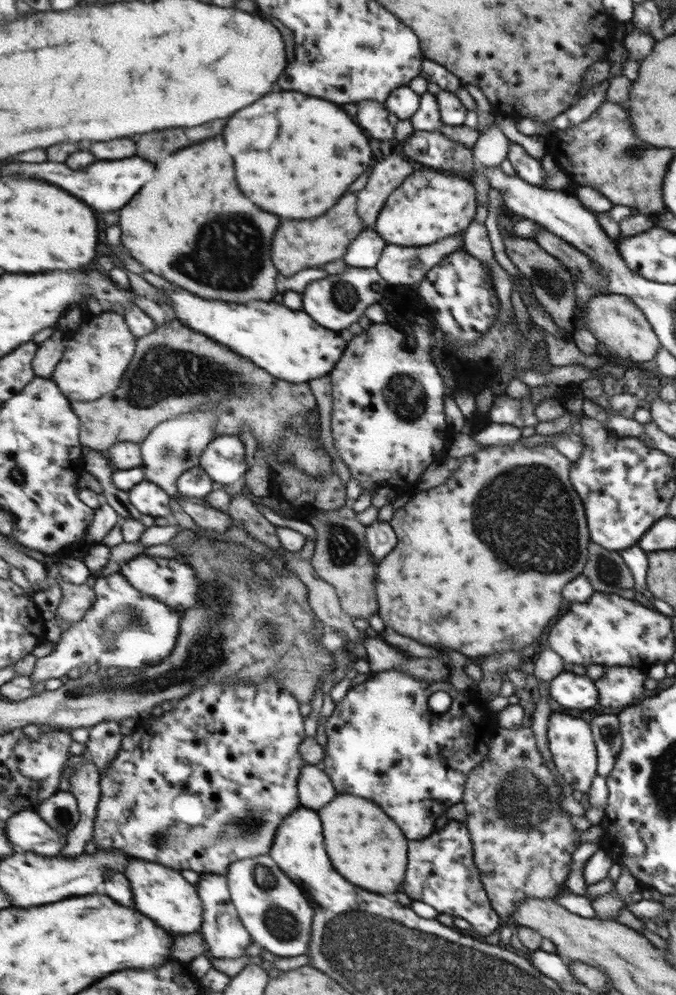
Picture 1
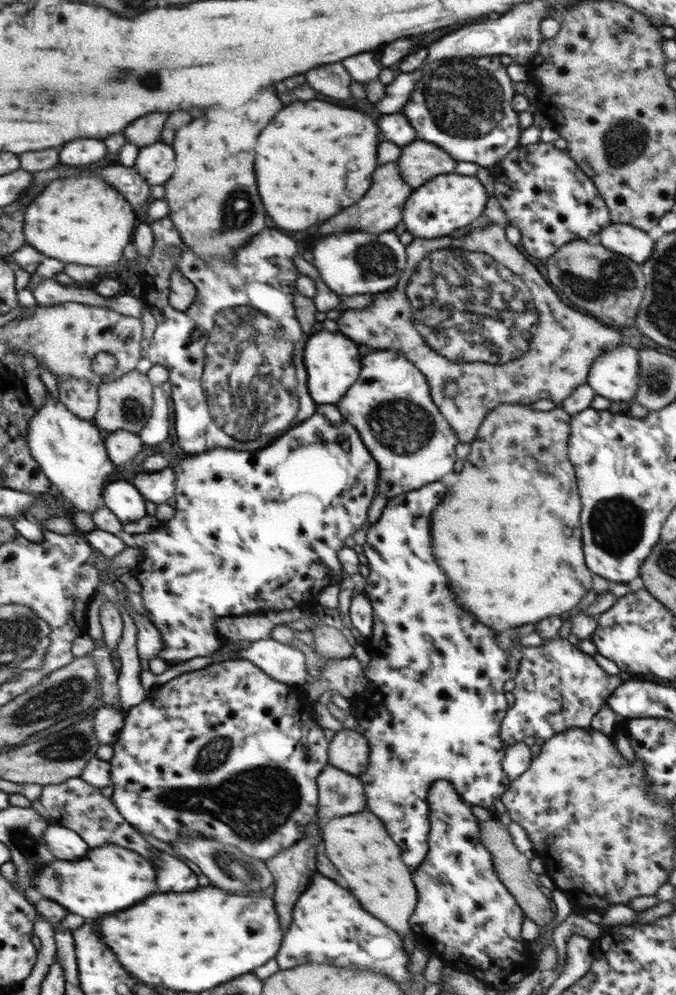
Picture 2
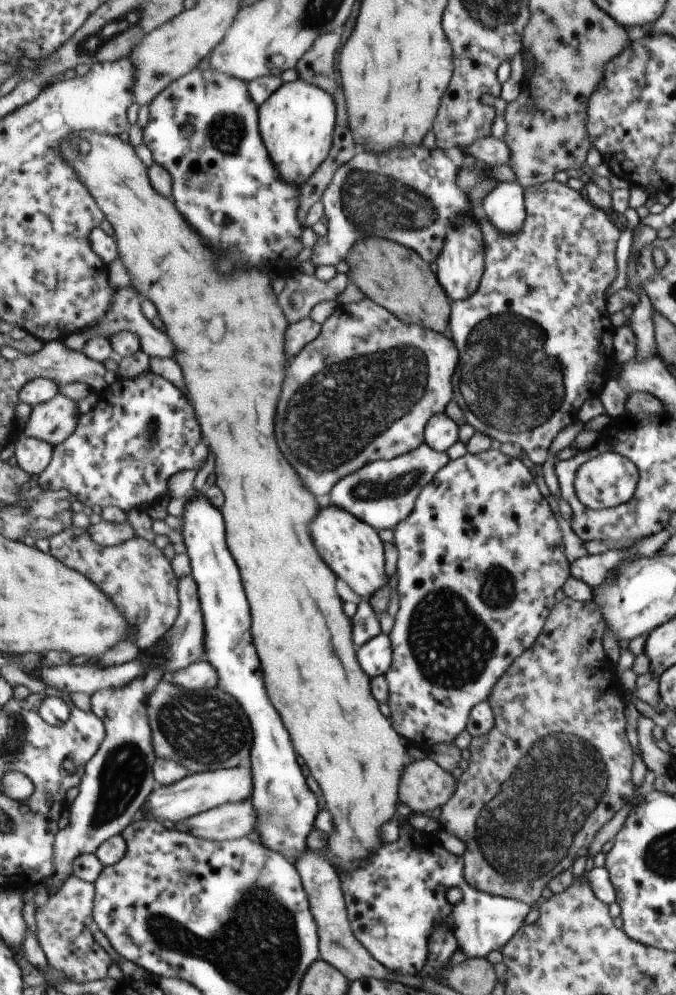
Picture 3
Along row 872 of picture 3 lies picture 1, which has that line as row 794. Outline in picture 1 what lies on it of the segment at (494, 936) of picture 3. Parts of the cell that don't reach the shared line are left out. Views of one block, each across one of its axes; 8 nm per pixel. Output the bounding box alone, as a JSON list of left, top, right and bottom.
[323,669,499,840]

